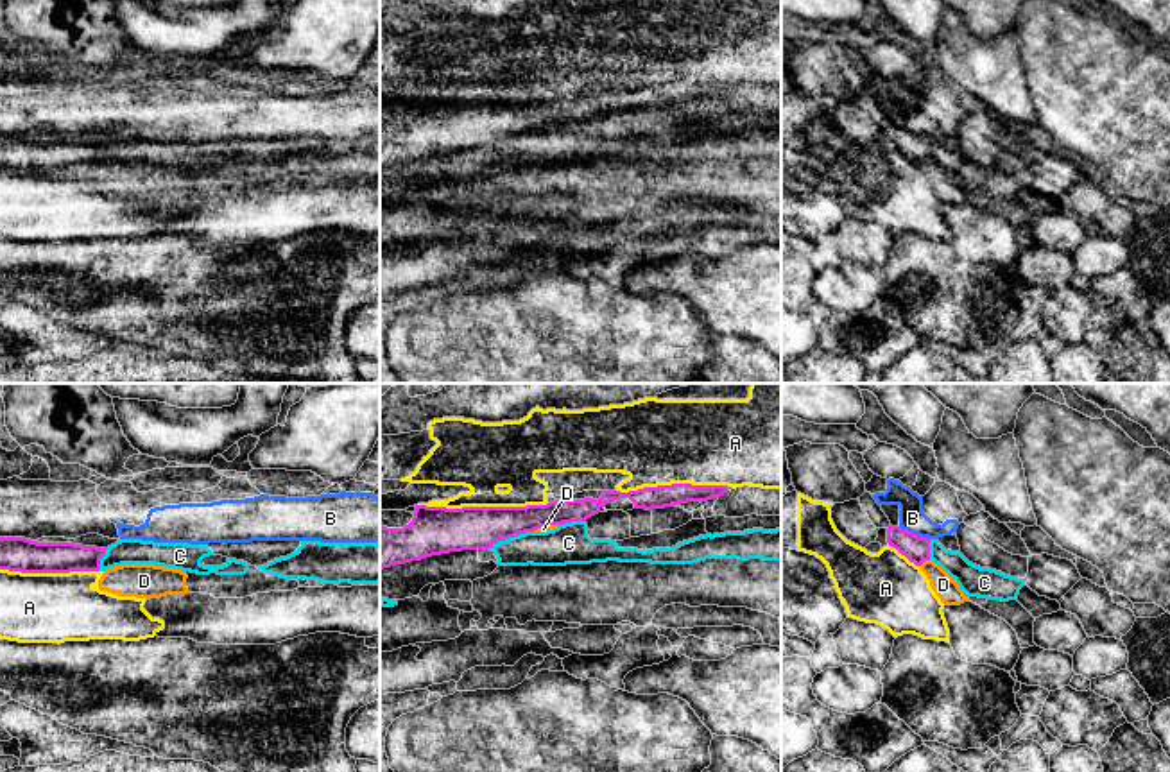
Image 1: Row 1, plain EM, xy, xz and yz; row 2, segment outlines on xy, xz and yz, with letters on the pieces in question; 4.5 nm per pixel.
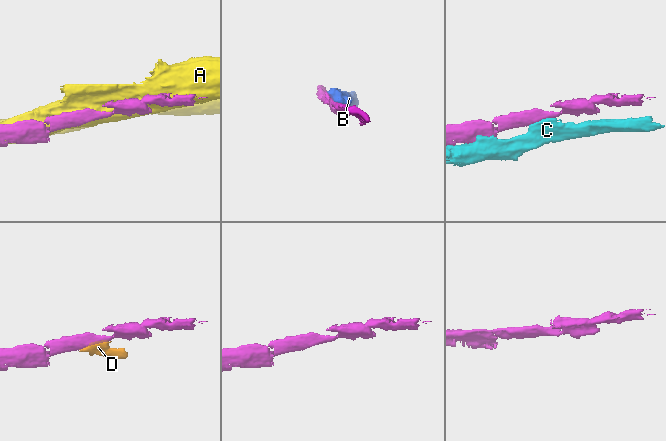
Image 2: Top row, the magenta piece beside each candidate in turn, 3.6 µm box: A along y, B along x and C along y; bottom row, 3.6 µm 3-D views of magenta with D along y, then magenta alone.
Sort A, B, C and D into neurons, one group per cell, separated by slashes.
A / B / C / D

